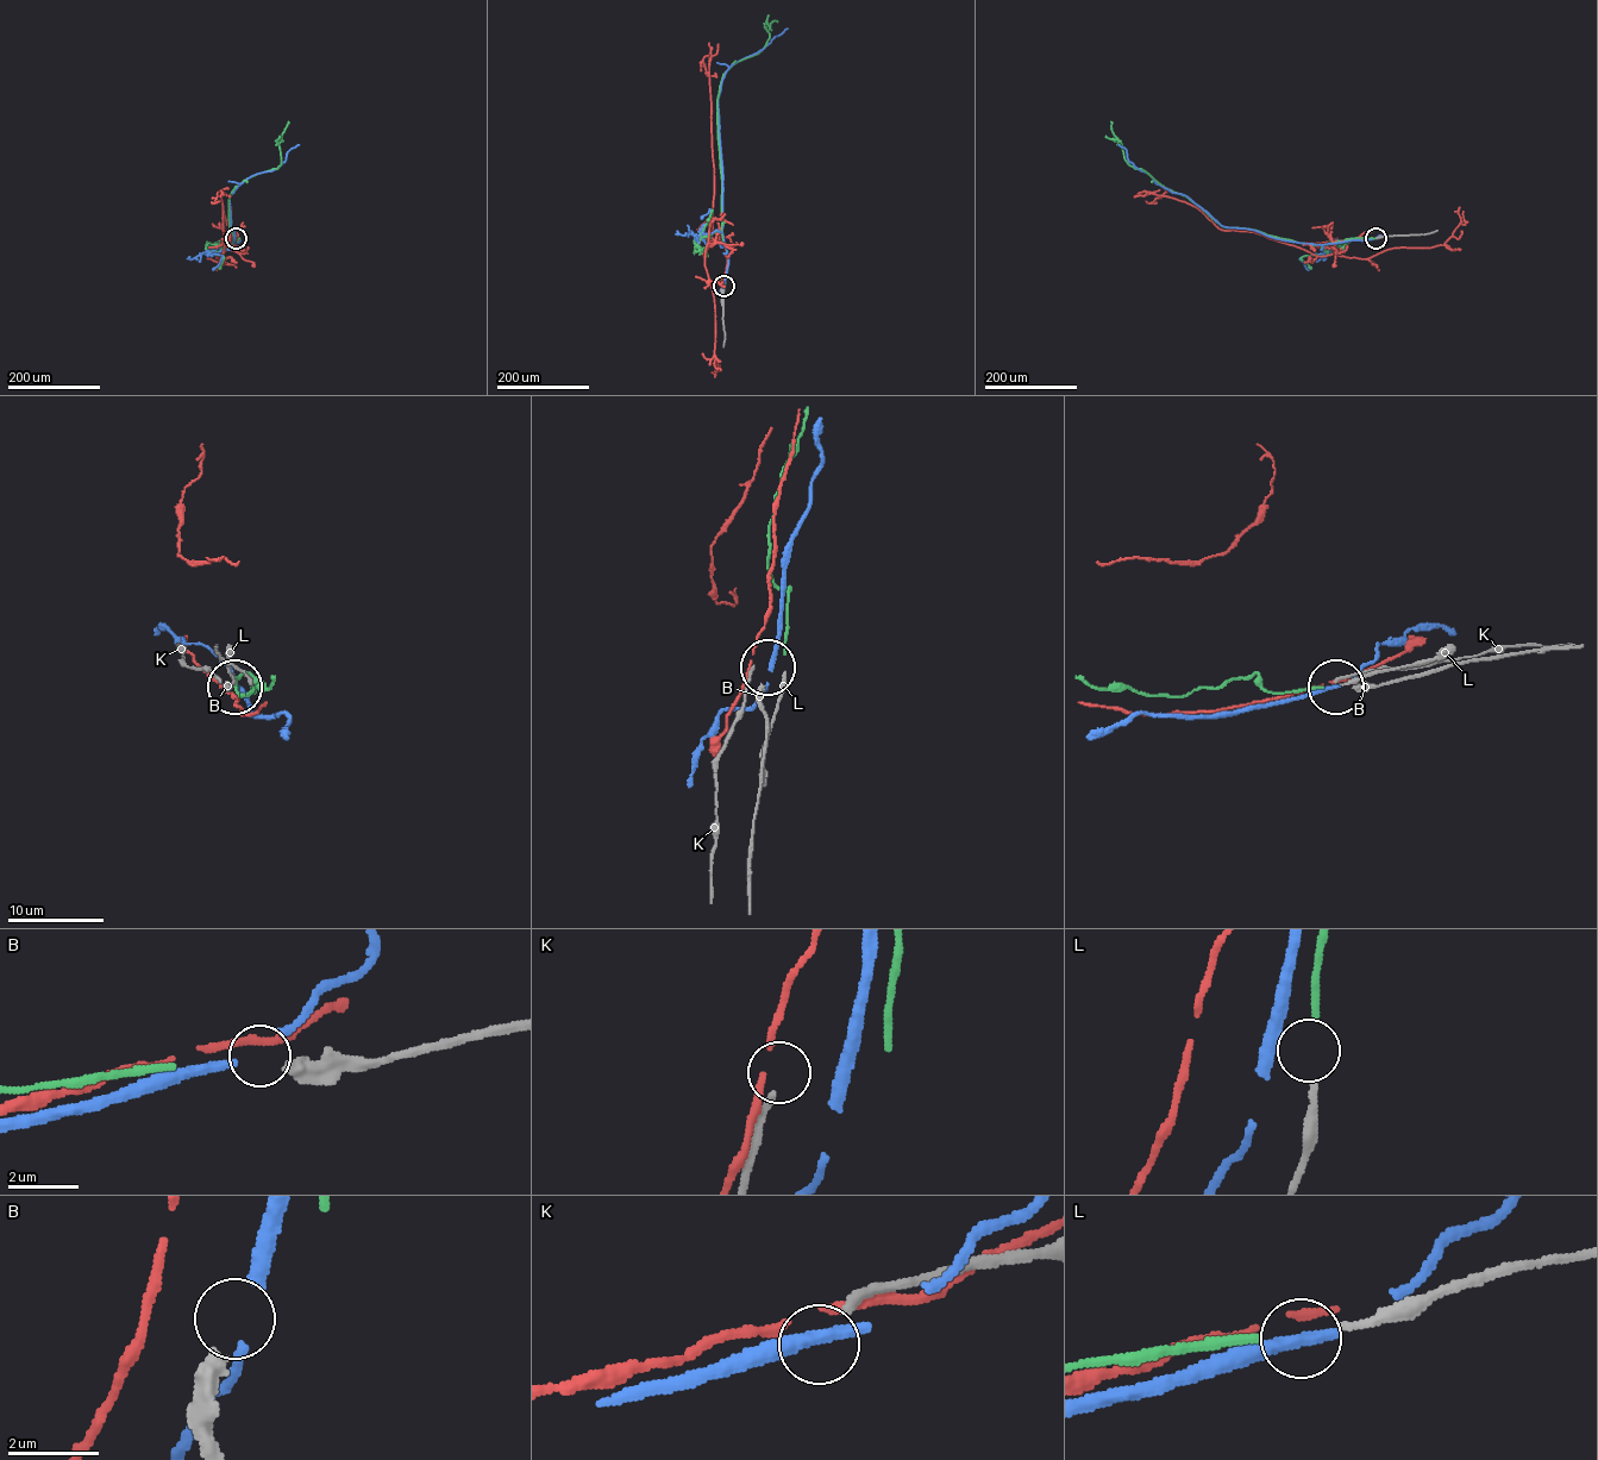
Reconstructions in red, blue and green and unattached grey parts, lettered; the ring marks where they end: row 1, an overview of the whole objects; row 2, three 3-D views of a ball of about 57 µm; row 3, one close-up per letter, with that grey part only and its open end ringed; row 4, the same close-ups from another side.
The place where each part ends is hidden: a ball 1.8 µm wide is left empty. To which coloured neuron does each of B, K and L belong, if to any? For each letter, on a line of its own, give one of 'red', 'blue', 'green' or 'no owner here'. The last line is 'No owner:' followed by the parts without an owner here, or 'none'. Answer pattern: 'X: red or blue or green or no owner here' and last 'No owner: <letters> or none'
B: blue
K: no owner here
L: green
No owner: K

